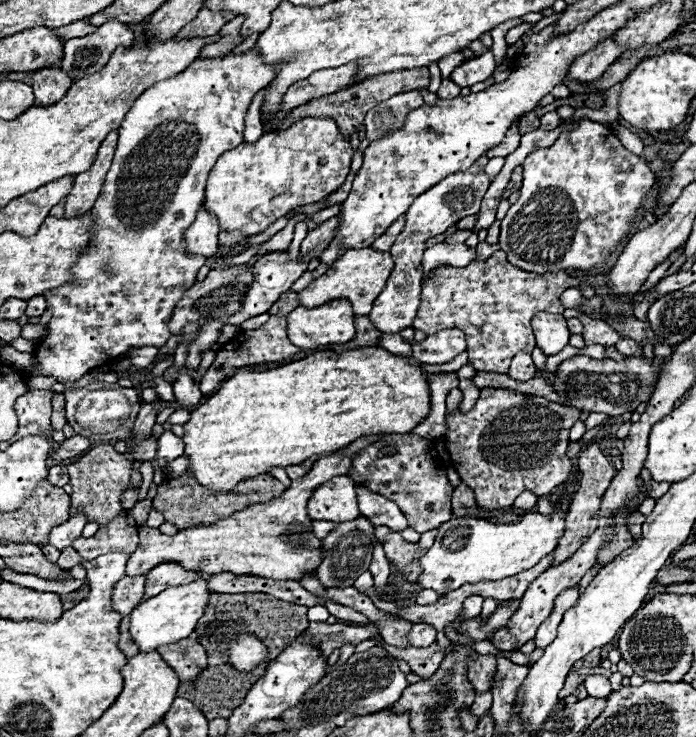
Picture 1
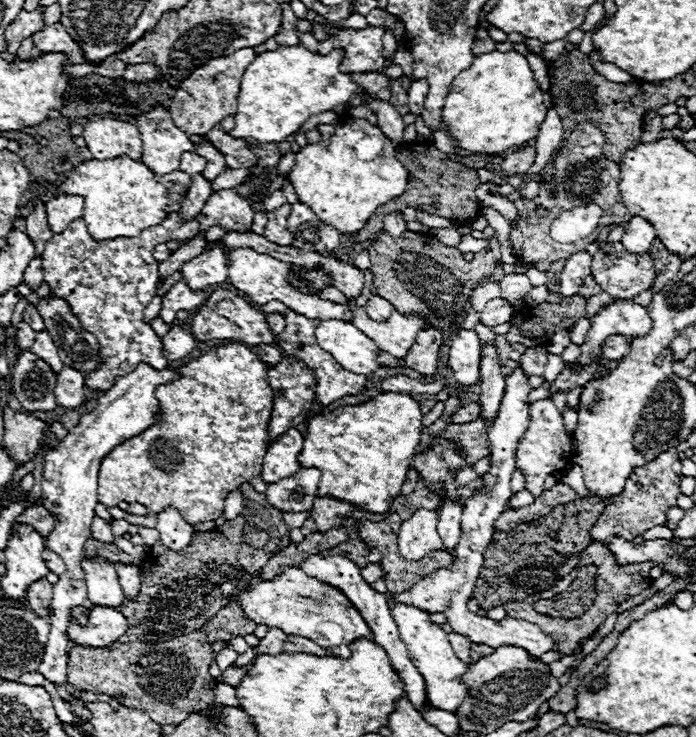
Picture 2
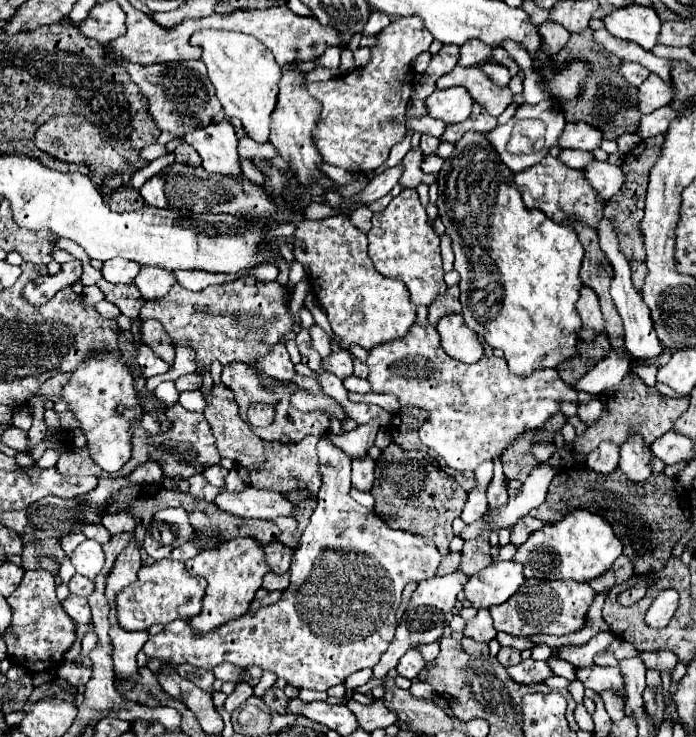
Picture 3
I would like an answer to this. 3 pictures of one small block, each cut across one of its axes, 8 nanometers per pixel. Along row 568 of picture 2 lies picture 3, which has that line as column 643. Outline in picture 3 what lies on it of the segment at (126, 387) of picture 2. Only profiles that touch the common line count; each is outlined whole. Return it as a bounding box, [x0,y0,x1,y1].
[620,62,648,86]

